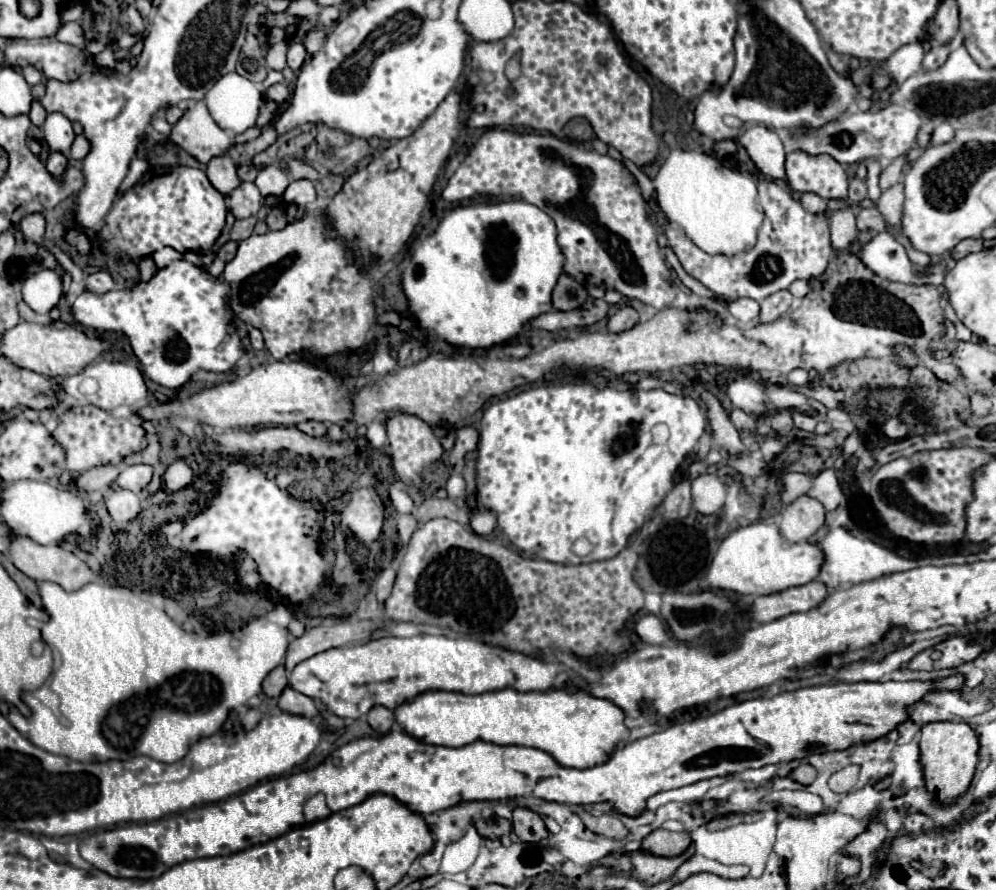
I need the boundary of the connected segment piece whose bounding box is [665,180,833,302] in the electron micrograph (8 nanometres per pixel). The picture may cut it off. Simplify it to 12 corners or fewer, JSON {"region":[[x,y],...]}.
{"region":[[757,180],[765,220],[737,256],[665,226],[683,270],[723,298],[761,302],[825,272],[829,220]]}

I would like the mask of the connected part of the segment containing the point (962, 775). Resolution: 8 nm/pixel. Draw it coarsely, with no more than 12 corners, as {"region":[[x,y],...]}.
{"region":[[965,722],[925,724],[925,788],[951,804],[971,784],[979,738]]}

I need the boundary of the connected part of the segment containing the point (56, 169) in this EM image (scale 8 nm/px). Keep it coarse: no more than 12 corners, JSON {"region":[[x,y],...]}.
{"region":[[49,152],[45,166],[55,178],[61,178],[67,168],[67,156]]}

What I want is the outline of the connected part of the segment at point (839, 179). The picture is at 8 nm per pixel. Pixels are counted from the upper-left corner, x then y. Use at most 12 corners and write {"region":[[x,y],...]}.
{"region":[[793,150],[785,180],[793,192],[847,198],[849,176],[827,154]]}

